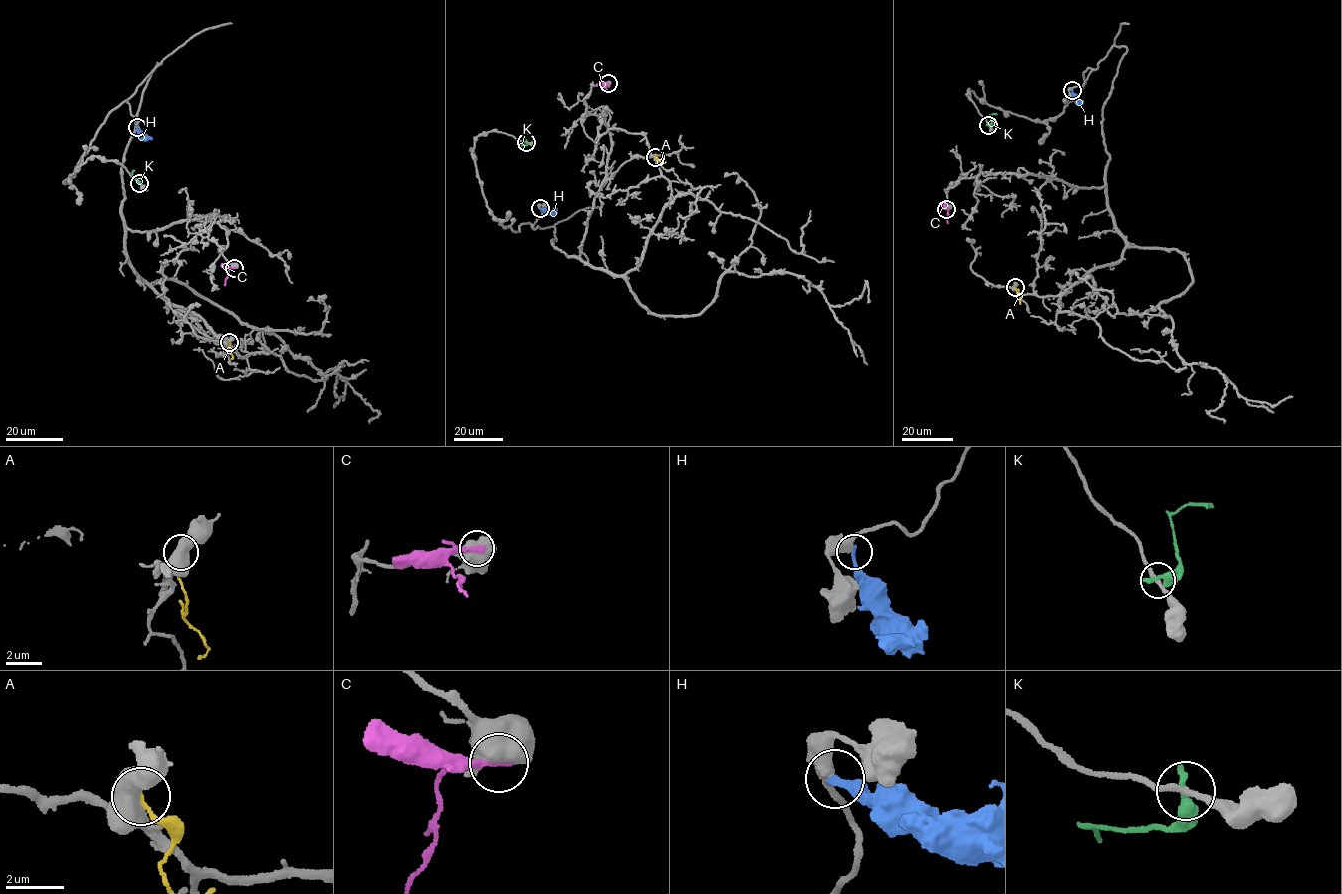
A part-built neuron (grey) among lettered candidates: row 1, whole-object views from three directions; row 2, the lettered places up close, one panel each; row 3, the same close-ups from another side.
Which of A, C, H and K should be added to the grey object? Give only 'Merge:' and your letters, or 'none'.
Merge: A

